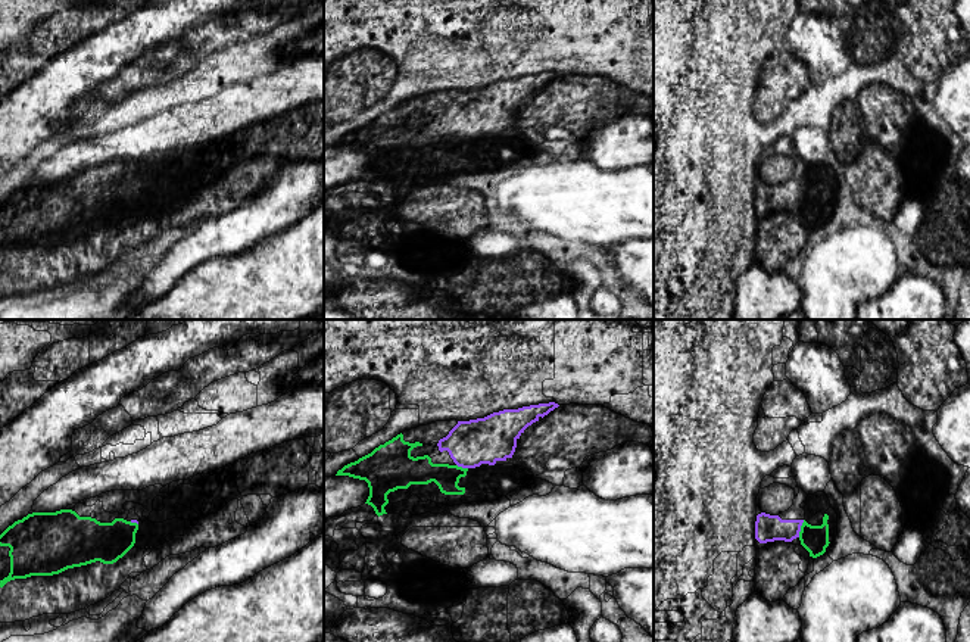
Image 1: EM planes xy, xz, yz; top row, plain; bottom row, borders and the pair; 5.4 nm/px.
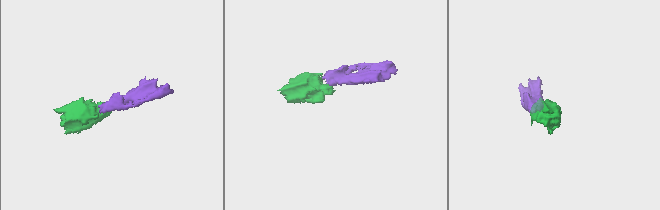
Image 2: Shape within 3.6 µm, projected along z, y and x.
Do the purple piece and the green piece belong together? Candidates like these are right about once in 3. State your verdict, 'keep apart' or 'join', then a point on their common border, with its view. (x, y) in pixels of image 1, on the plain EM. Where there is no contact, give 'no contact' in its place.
join | yz (799, 199)

